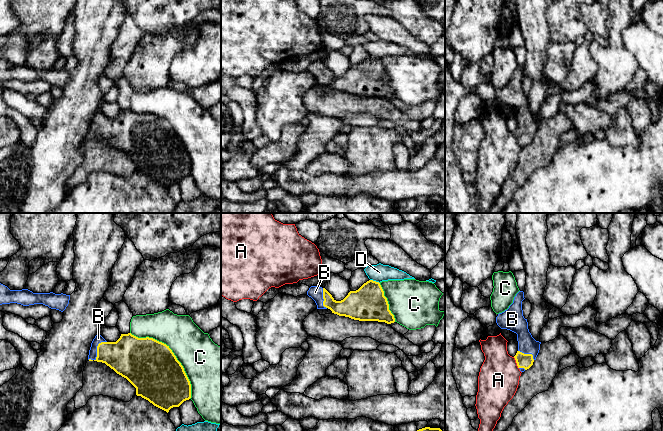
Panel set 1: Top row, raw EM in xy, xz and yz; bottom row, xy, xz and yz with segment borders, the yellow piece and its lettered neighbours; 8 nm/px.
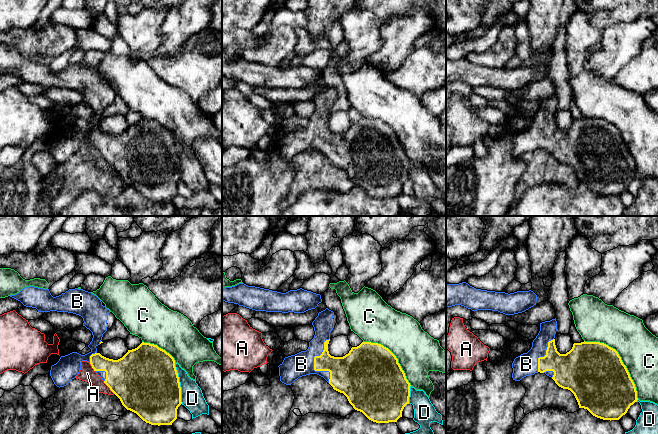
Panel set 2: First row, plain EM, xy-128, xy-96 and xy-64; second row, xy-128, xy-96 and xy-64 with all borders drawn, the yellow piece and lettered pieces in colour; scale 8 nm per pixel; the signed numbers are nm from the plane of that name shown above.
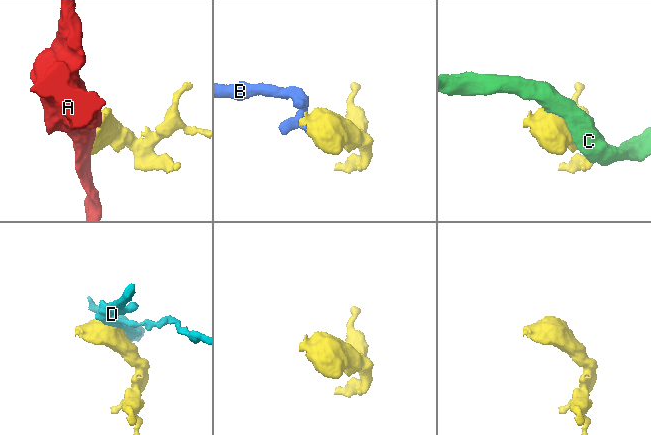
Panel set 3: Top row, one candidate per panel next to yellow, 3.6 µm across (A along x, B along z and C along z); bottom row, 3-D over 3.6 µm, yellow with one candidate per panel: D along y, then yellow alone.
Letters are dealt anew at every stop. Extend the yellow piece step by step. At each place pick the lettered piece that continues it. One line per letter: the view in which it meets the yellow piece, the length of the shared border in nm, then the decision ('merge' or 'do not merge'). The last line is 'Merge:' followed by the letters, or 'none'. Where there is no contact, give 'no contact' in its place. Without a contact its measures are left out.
A: contact in yz; length 100 nm; do not merge
B: contact in xy; length 190 nm; merge
C: contact in xy; length 700 nm; do not merge
D: contact in xz; length 90 nm; do not merge
Merge: B

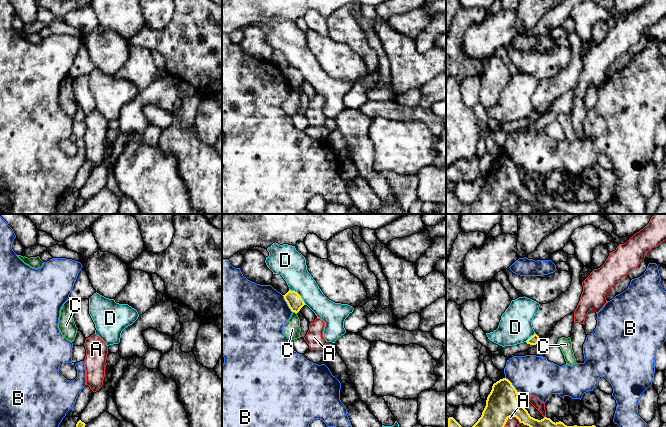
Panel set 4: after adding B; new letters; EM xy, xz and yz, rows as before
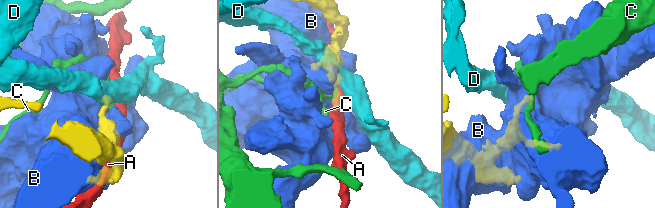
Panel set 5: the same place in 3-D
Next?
A: contact in yz; length 240 nm; do not merge
B: contact in xz; length 170 nm; do not merge
C: contact in xz; length 40 nm; do not merge
D: contact in xz; length 180 nm; do not merge
Merge: none

